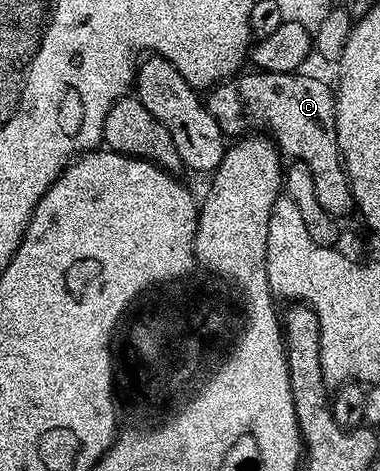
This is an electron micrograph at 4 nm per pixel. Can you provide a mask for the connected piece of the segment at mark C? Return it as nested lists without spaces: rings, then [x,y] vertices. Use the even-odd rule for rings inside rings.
[[[258,70],[254,74],[239,72],[219,82],[205,95],[208,112],[227,136],[246,136],[263,126],[271,142],[287,159],[302,162],[312,172],[316,200],[324,212],[341,216],[355,213],[356,203],[350,178],[342,161],[338,137],[334,131],[335,91],[329,81],[312,79],[301,72],[281,74]]]

